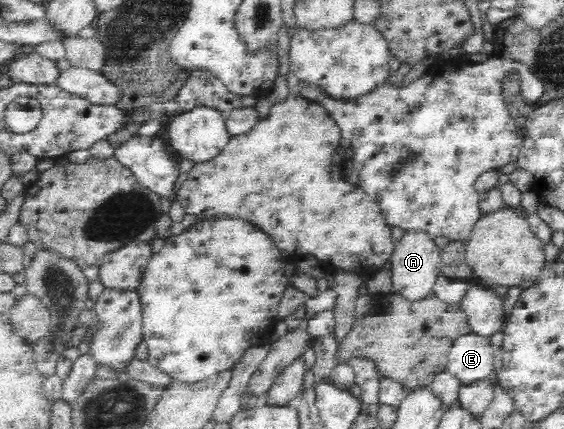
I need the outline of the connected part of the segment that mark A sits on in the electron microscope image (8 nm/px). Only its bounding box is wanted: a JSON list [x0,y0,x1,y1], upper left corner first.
[390,231,441,301]

